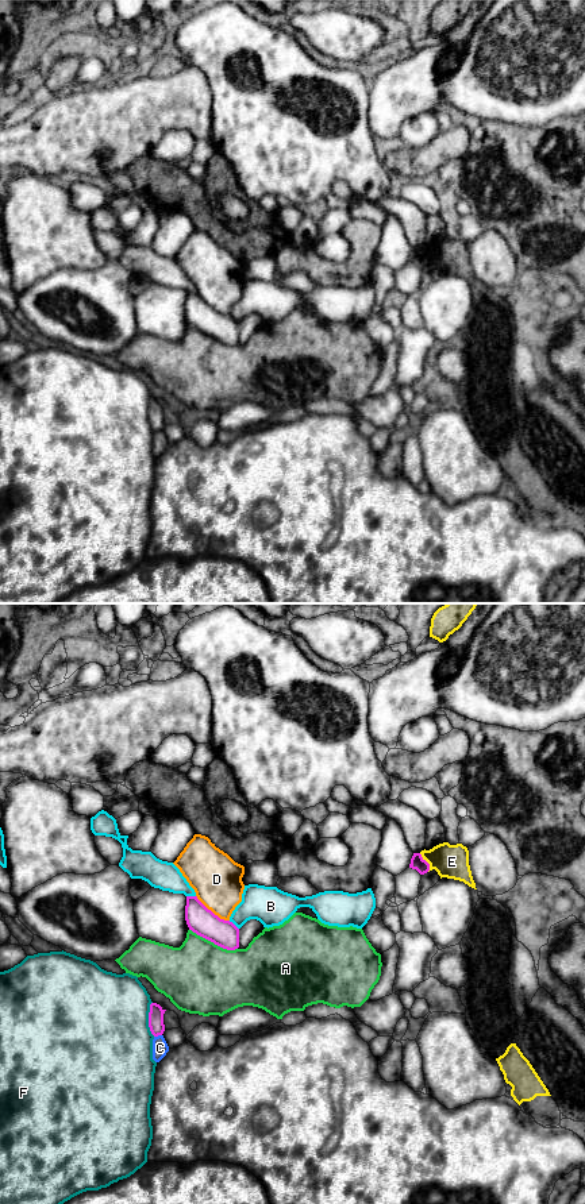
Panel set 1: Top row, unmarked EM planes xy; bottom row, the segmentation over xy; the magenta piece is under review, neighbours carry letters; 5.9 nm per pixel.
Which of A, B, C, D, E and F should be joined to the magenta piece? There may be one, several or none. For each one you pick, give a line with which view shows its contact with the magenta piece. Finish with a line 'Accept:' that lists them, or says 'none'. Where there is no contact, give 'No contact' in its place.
Accept: none

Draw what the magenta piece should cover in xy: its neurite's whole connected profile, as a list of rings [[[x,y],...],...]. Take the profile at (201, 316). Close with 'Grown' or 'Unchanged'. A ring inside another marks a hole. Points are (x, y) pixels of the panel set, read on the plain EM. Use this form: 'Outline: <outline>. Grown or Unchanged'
Outline: [[[186,292],[185,316],[189,325],[215,340],[227,346],[239,343],[239,324],[215,310],[197,292]]]. Unchanged

